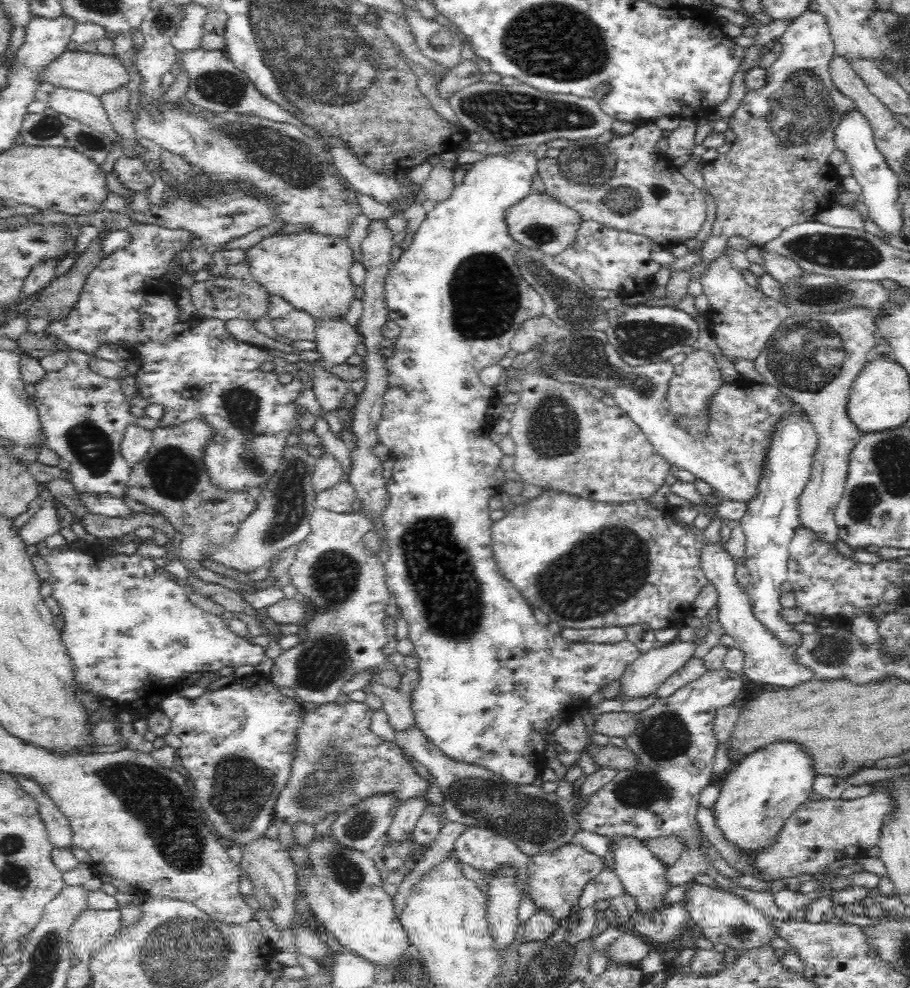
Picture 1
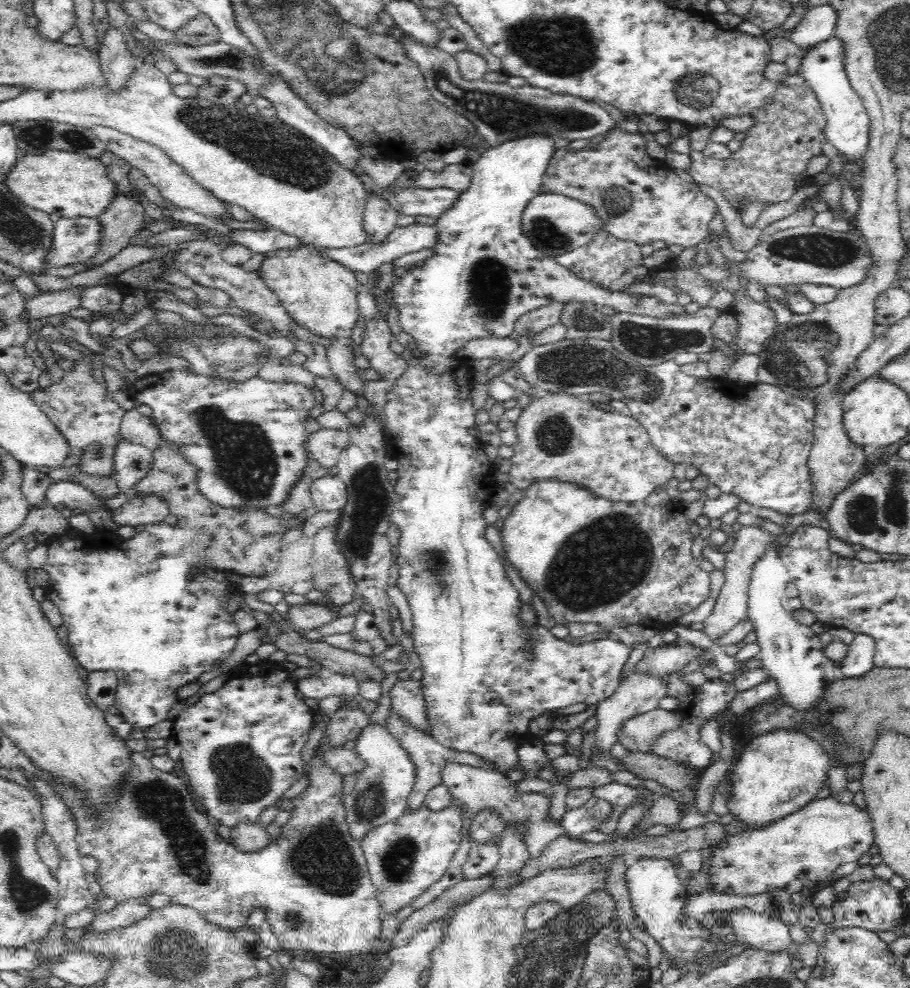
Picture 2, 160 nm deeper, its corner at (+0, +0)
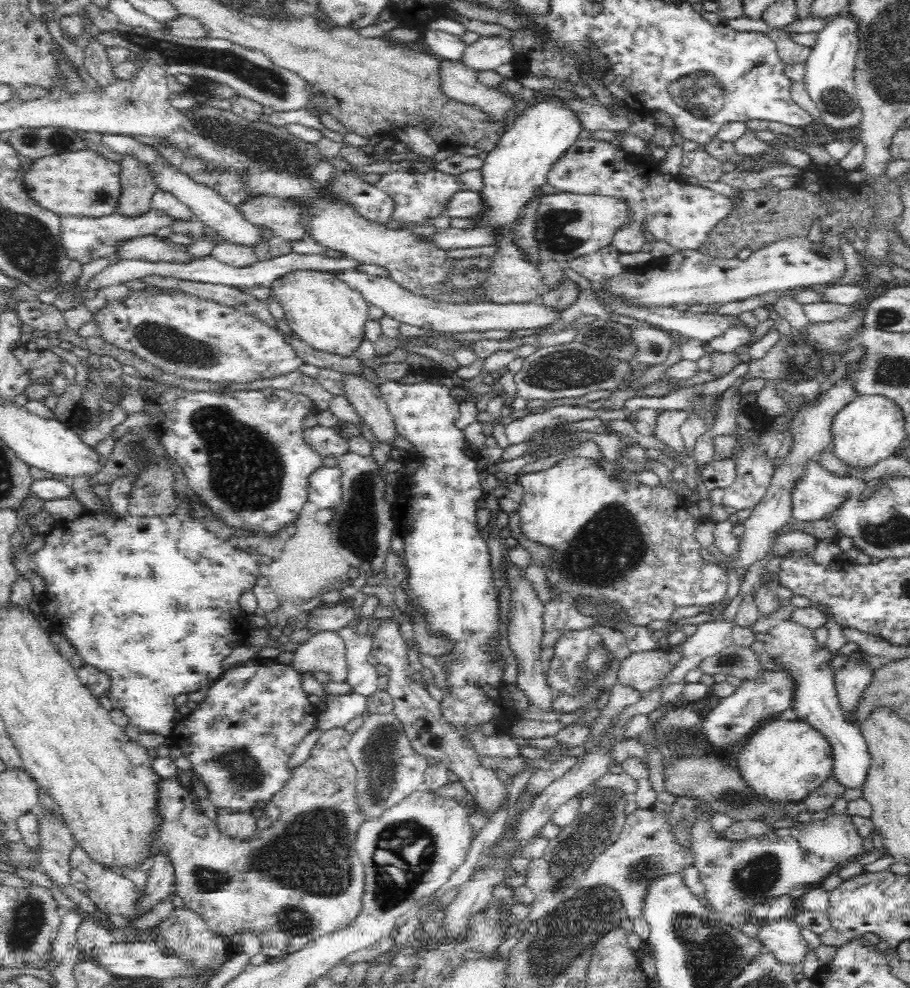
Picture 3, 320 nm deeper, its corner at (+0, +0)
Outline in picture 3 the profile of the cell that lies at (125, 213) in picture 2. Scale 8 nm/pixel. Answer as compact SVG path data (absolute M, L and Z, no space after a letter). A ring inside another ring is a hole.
M124 156L120 162L120 198L116 214L124 218L138 218L148 214L156 188L146 166Z

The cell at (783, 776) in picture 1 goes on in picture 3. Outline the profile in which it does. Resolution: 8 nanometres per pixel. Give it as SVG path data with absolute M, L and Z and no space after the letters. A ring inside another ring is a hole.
M779 719L764 724L748 738L736 764L744 784L758 801L771 801L778 805L804 800L833 773L830 744L816 730L797 719Z

